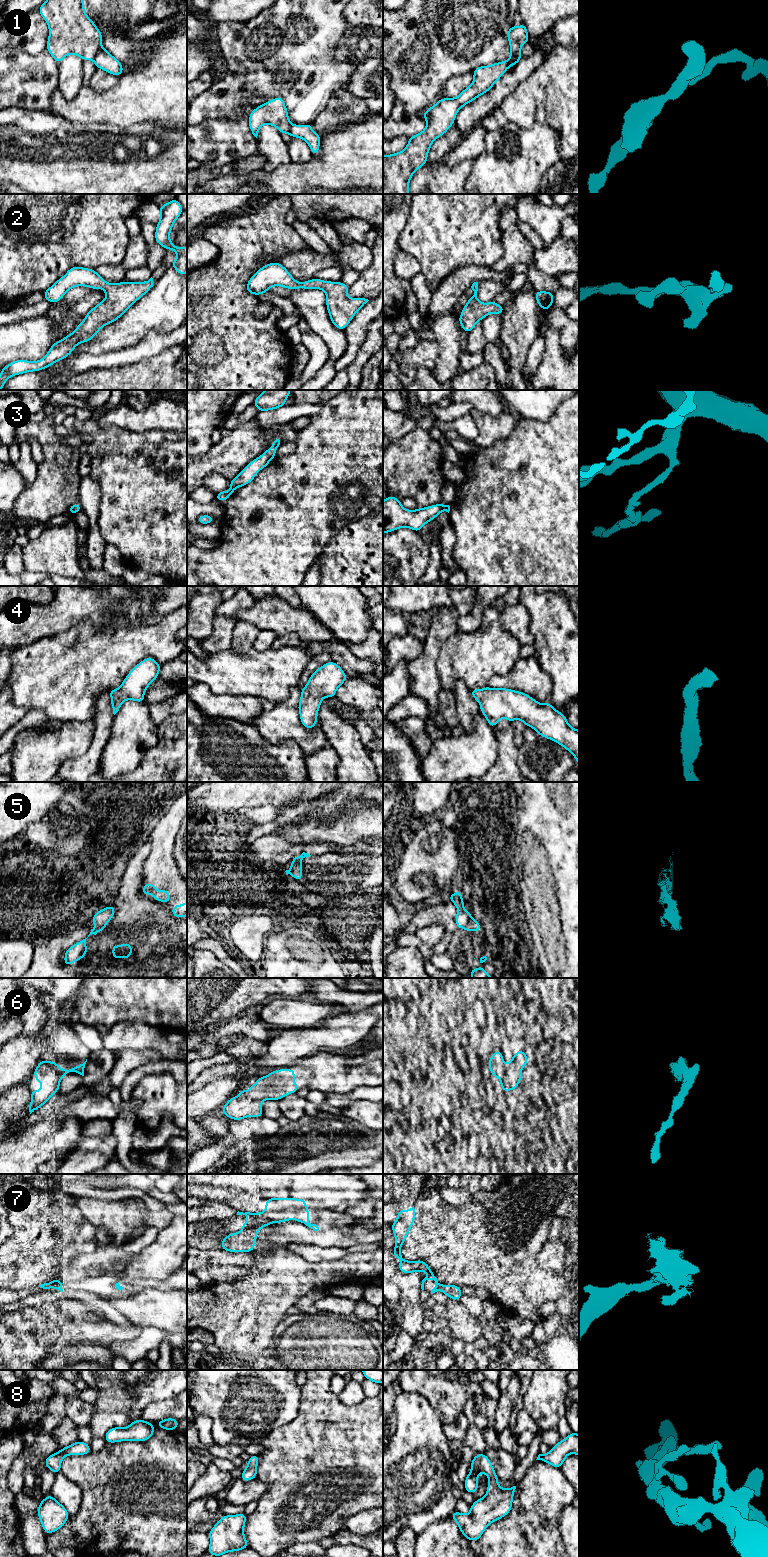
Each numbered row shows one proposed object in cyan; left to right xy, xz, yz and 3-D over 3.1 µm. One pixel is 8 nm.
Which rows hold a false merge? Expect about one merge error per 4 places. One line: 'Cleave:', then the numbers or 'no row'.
Cleave: 1, 5, 7

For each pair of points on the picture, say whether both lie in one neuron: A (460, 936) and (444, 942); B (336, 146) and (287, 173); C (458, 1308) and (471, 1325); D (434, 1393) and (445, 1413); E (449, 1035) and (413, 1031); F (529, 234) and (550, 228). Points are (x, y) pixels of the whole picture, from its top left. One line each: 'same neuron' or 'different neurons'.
A: different neurons
B: same neuron
C: same neuron
D: same neuron
E: different neurons
F: different neurons

